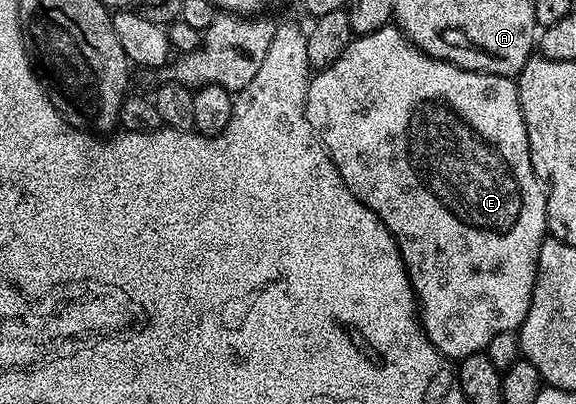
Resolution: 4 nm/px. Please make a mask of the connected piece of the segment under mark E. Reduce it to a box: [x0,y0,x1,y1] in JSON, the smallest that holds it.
[306,25,548,361]

